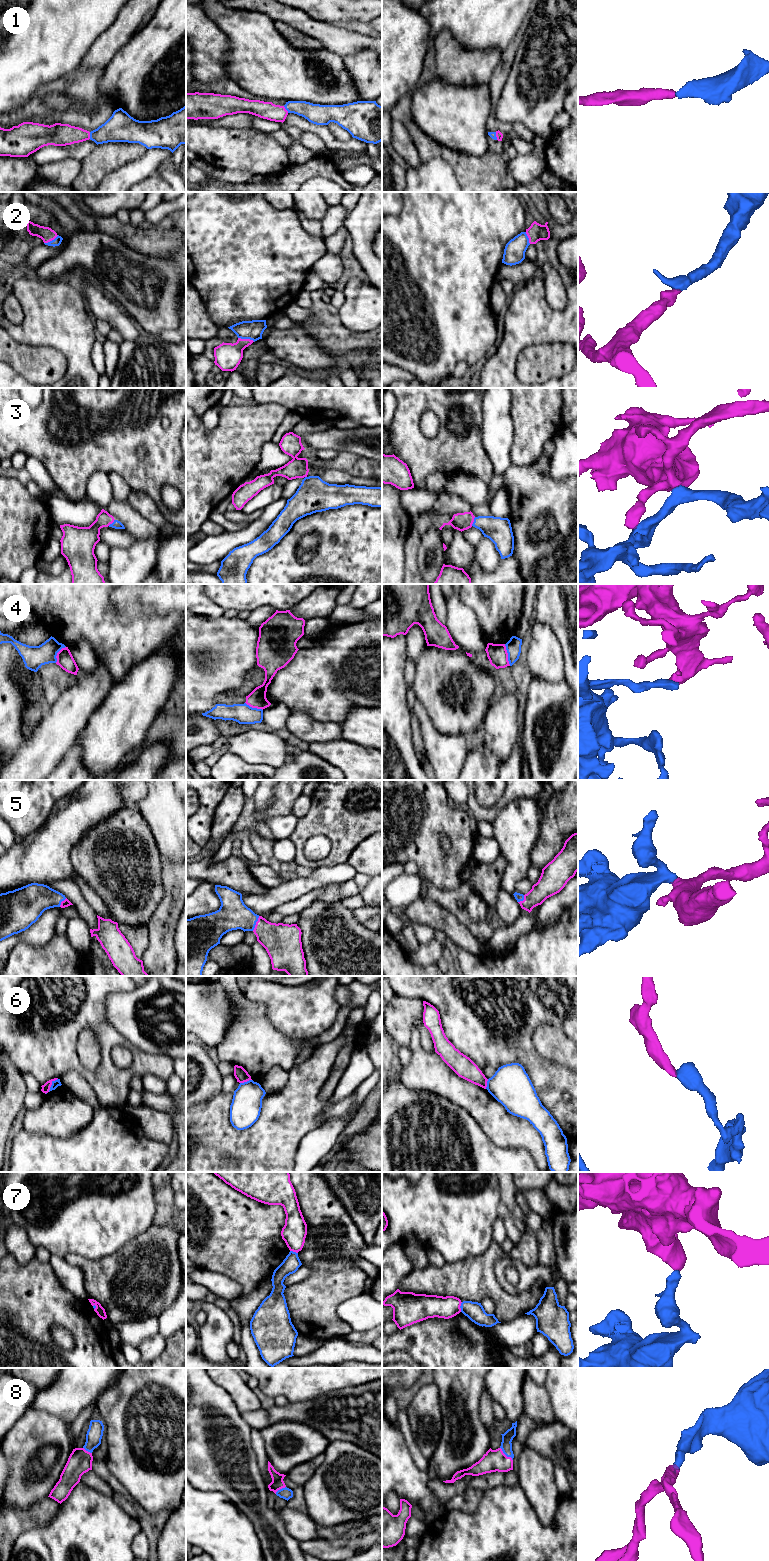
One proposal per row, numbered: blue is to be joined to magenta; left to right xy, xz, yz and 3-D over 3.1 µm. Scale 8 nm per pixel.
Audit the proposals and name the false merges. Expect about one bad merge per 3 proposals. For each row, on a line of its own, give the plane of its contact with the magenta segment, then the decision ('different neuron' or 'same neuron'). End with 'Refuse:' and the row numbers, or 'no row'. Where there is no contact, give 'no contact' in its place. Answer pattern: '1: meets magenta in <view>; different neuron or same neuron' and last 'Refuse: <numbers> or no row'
1: meets magenta in xy; same neuron
2: meets magenta in xz; same neuron
3: meets magenta in yz; same neuron
4: meets magenta in yz; same neuron
5: meets magenta in xz; same neuron
6: meets magenta in xy; different neuron
7: meets magenta in yz; different neuron
8: meets magenta in yz; same neuron
Refuse: 6, 7

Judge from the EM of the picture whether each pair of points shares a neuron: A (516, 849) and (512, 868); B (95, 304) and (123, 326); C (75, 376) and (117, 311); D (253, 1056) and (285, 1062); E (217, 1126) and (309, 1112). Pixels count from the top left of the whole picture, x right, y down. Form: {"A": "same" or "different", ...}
{"A": "same", "B": "same", "C": "different", "D": "same", "E": "same"}

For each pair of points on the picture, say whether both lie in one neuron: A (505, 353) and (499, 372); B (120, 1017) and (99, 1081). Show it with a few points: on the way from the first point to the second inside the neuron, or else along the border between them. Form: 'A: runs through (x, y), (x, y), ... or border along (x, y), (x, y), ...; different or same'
A: runs through (504, 358), (500, 367); same
B: border along (105, 1008), (105, 1019), (133, 1045); different

